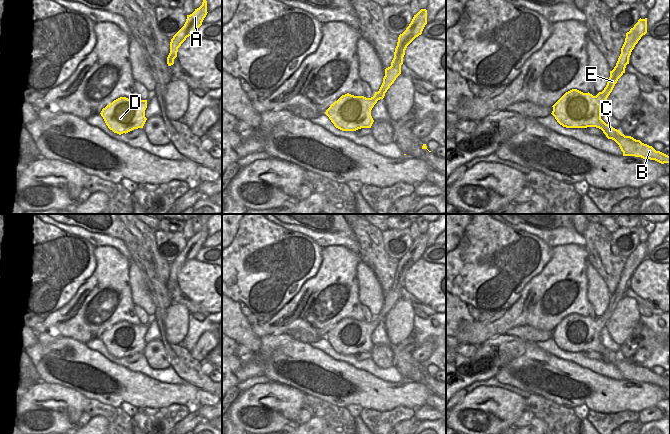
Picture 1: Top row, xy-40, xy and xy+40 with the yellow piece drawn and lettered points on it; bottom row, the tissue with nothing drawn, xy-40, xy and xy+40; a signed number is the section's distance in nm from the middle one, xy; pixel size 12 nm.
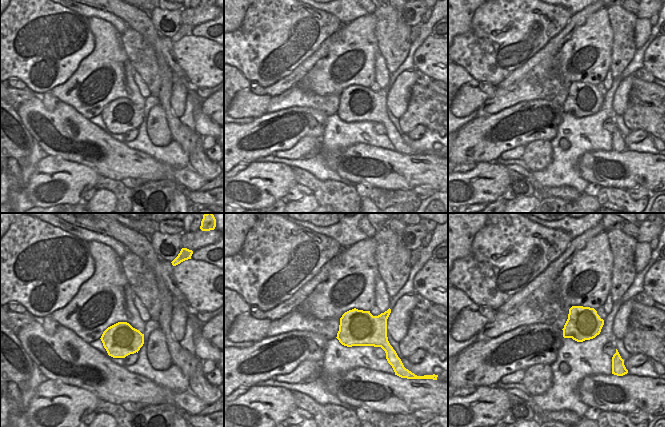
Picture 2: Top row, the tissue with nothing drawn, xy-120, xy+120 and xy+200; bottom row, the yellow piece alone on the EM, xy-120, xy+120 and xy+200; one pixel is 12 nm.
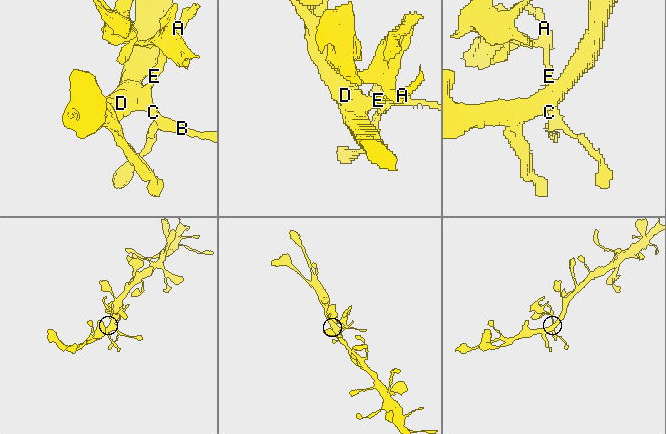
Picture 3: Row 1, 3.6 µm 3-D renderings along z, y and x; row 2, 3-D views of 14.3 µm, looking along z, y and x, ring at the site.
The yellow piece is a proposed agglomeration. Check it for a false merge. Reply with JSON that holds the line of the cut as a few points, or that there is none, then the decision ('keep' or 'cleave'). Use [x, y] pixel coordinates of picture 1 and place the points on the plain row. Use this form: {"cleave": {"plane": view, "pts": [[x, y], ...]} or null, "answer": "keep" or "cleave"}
{"cleave": {"plane": "xy+40", "pts": [[616, 288], [617, 295], [623, 296]]}, "answer": "cleave"}

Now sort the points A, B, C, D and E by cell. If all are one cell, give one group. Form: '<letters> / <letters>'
A / B C D E

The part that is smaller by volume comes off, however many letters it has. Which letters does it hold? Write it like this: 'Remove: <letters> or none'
Remove: A

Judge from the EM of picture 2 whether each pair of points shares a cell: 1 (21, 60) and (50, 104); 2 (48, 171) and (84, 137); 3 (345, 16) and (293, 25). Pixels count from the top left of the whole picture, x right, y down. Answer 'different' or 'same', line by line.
1: different
2: different
3: different

